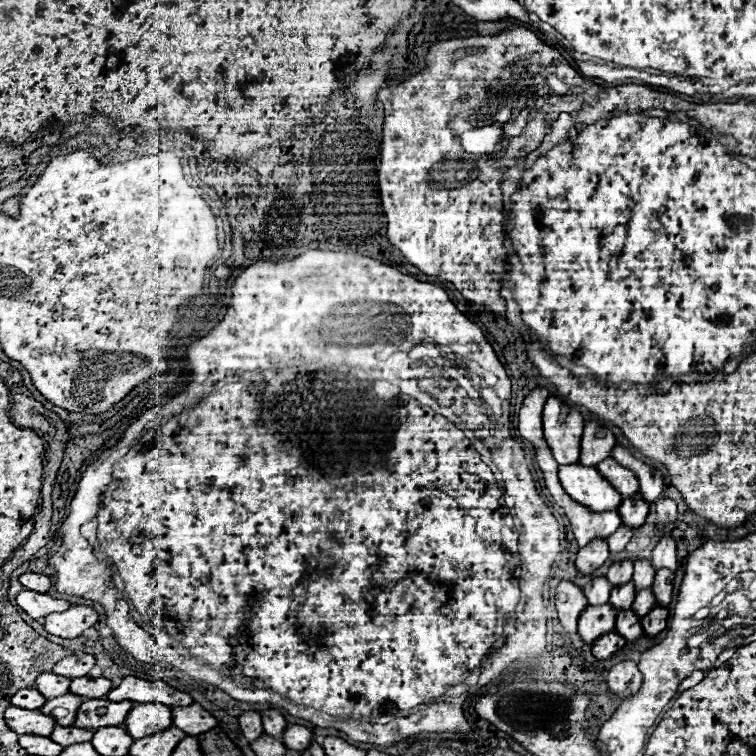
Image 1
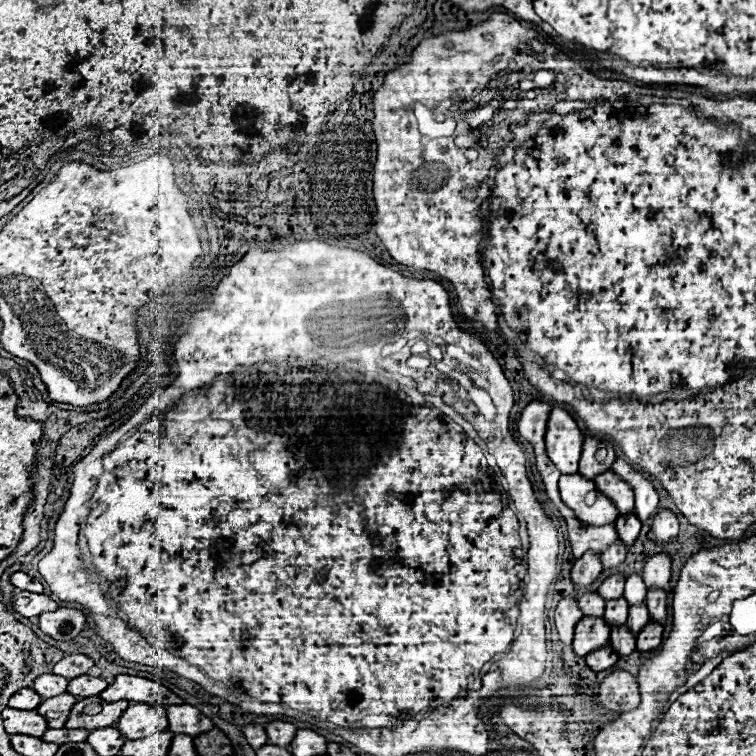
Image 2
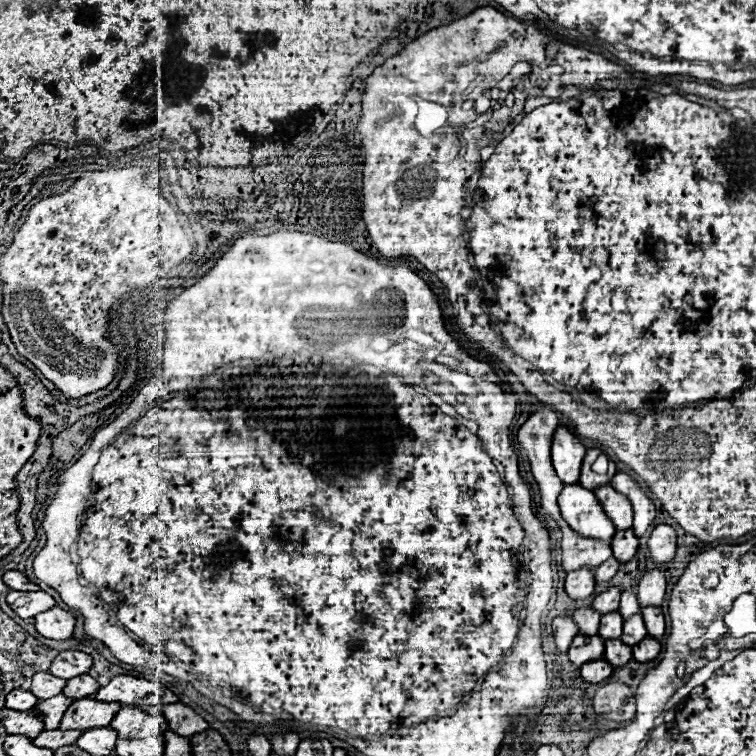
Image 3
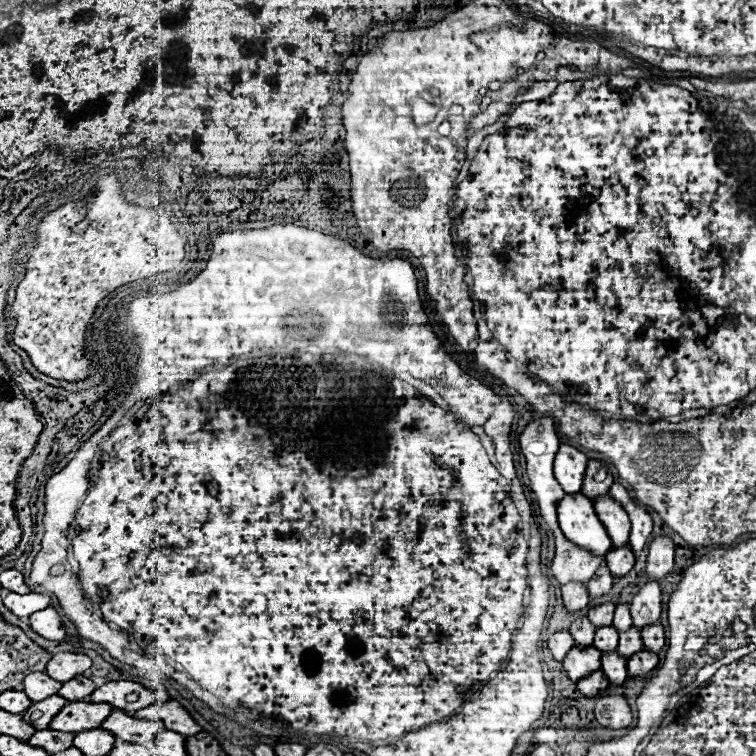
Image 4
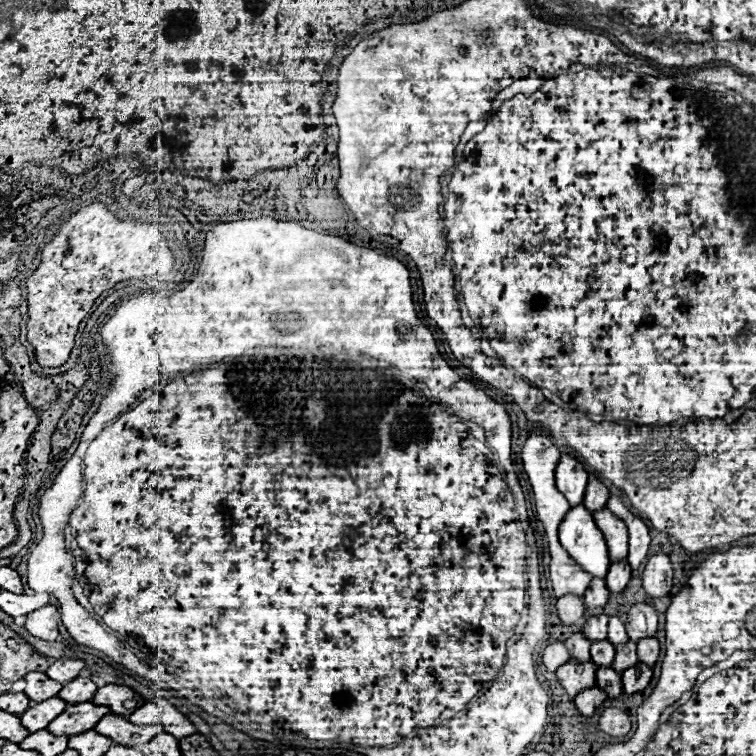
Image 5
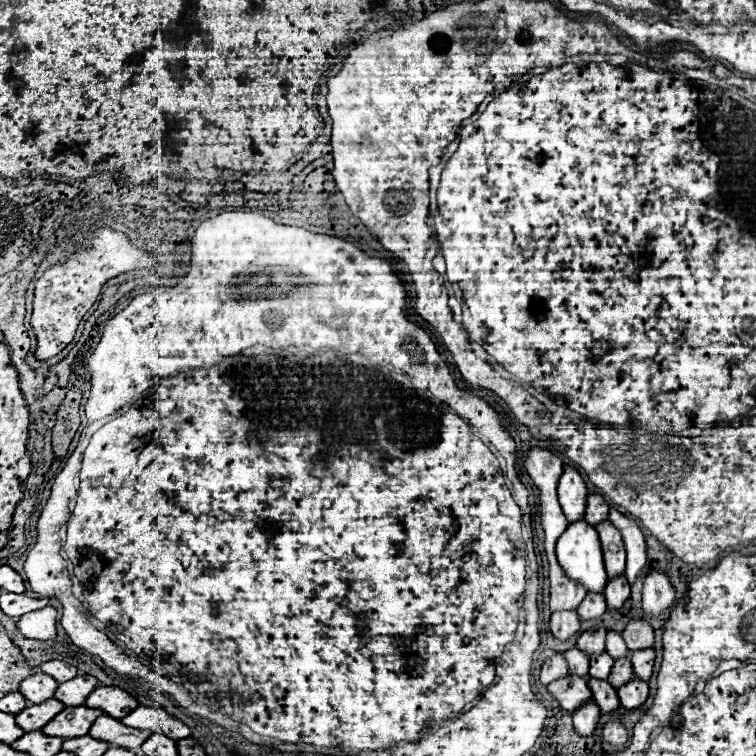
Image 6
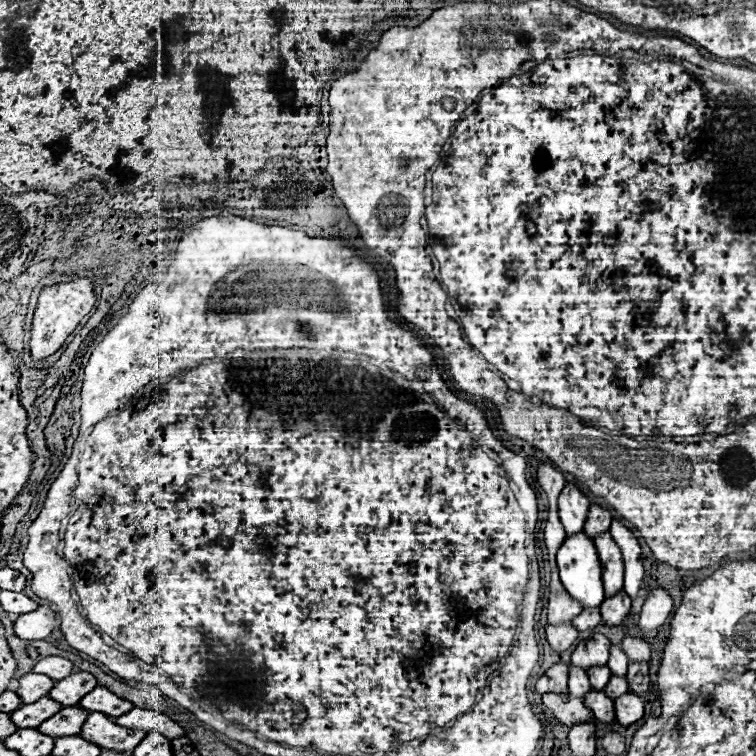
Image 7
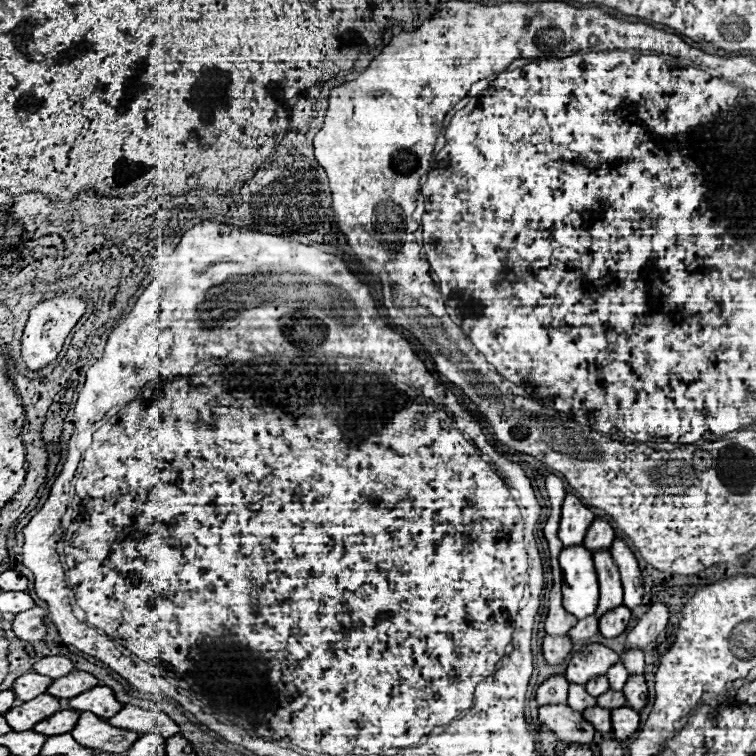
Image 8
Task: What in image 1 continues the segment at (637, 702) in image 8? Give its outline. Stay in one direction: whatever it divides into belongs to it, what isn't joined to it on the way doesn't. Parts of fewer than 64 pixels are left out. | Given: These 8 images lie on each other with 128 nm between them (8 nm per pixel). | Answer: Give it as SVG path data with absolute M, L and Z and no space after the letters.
M670 570L656 572L654 584L652 584L652 592L656 596L656 606L668 608L668 604L672 602L672 580L674 580L674 572L670 572Z

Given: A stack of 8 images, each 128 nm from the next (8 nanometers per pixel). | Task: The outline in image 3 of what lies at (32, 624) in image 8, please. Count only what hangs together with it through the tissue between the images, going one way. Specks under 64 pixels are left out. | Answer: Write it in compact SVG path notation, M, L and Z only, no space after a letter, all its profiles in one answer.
M54 606L48 612L42 612L34 618L34 626L36 630L44 636L44 638L52 638L52 640L68 640L74 632L74 624L76 618L74 614Z

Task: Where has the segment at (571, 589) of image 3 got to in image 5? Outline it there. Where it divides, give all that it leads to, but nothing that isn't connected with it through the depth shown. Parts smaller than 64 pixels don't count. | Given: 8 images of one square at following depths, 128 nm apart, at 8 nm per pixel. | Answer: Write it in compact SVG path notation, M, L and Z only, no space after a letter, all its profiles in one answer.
M562 596L556 602L556 614L562 622L562 626L572 626L584 616L584 602L578 596Z

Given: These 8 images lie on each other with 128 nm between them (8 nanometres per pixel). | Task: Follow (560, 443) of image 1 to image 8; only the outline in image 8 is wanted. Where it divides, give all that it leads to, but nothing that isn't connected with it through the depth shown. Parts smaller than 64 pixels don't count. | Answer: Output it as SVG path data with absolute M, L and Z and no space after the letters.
M568 494L564 498L562 520L560 520L560 528L558 528L558 538L560 538L562 546L564 548L580 546L584 542L584 536L592 522L594 522L594 514L584 504L580 504L580 500L576 496Z

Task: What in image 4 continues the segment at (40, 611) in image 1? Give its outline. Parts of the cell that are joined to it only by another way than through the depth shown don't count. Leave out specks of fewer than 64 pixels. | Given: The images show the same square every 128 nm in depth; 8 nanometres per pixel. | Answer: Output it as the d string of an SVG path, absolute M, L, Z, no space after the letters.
M6 594L4 596L4 606L18 618L28 618L30 614L44 610L50 606L50 598L46 594Z

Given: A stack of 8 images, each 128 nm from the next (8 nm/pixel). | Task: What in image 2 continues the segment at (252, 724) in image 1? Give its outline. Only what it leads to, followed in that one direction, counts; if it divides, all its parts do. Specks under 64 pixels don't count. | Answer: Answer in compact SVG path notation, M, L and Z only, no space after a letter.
M246 726L242 732L244 732L248 744L250 744L254 750L262 748L262 746L266 744L266 740L268 740L268 738L266 738L266 730L264 730L262 726Z

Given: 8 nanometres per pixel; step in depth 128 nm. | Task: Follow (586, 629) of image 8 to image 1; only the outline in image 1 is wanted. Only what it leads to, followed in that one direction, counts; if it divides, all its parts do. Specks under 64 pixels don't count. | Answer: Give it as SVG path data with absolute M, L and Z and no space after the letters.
M620 526L612 536L608 536L606 542L610 548L610 556L616 556L618 552L622 552L626 548L626 544L630 542L630 538L632 538L632 530L628 526Z

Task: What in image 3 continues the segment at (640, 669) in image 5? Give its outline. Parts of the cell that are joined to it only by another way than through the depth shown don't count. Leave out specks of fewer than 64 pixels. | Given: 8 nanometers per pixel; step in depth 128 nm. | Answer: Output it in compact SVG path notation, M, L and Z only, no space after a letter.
M646 636L640 644L636 644L636 648L632 648L632 652L634 652L634 660L640 664L652 662L660 654L660 642Z

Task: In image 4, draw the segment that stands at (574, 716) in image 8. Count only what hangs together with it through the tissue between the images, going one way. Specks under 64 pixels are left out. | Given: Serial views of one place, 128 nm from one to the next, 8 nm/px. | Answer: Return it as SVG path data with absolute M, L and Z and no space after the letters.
M574 646L572 652L562 660L564 670L568 672L568 678L572 682L578 682L580 678L588 676L588 672L600 670L600 652L596 648L578 648Z

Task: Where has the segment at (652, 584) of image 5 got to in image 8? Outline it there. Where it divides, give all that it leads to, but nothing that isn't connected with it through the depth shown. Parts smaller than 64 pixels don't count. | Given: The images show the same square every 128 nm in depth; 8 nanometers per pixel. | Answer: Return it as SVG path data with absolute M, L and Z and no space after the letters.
M652 602L650 610L628 632L624 650L644 650L648 644L656 642L656 638L666 628L666 624L668 624L668 608L666 608L666 604Z

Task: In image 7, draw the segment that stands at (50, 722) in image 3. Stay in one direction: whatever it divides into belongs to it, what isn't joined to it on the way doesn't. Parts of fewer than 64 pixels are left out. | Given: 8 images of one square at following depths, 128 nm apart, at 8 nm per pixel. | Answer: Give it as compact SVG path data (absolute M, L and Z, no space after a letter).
M46 696L32 704L22 704L20 708L16 708L12 712L12 722L18 728L38 728L44 720L48 720L50 716L54 716L60 710L62 710L62 704L56 704L54 700L50 700Z

